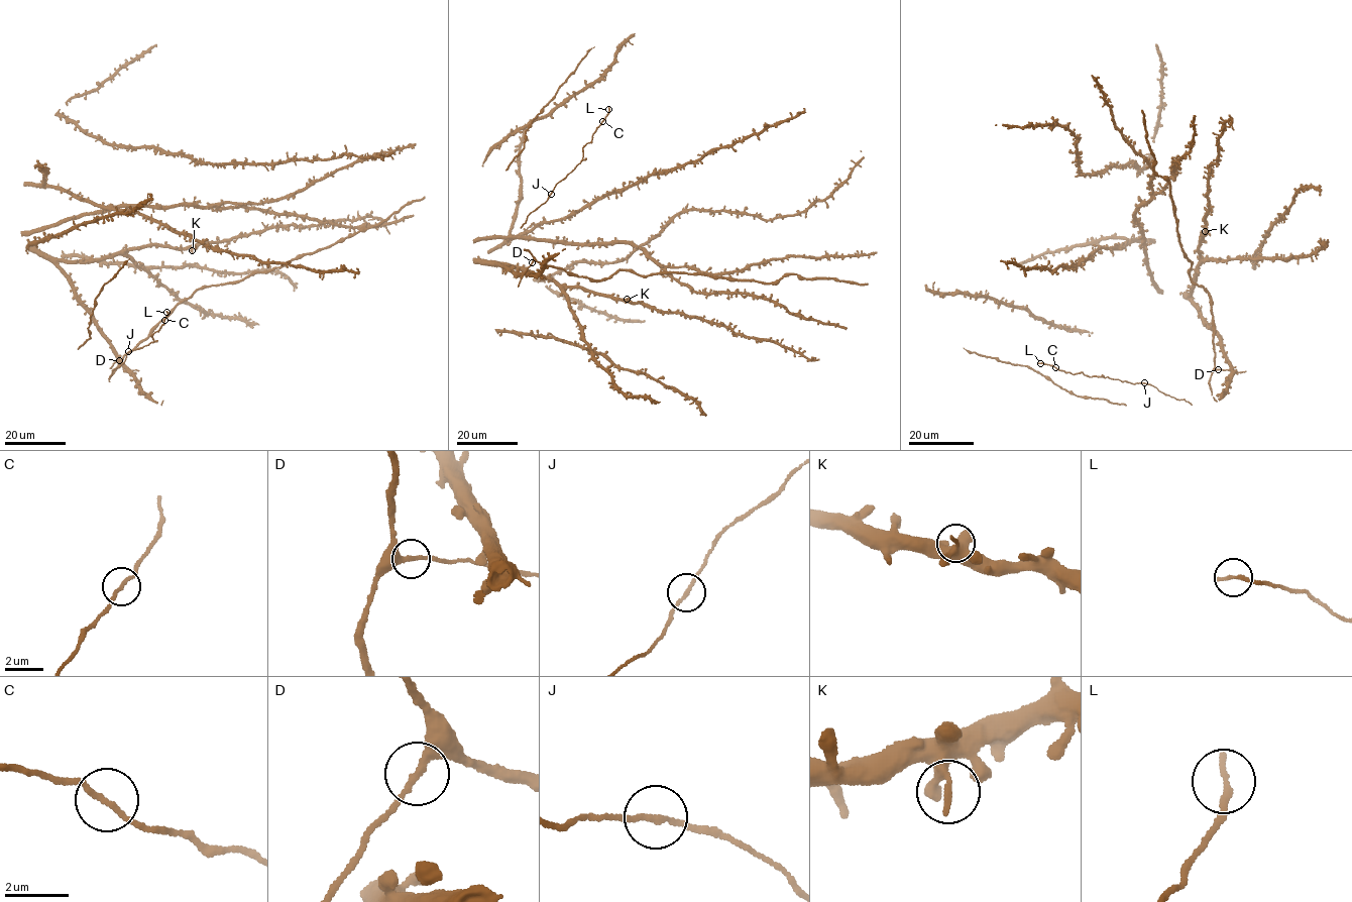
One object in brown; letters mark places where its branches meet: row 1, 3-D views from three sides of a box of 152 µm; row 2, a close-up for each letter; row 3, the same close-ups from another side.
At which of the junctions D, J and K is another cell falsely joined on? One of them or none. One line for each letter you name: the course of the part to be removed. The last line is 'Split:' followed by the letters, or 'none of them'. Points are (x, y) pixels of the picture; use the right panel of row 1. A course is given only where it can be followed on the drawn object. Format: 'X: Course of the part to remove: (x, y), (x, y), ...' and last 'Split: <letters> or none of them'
Split: none of them

